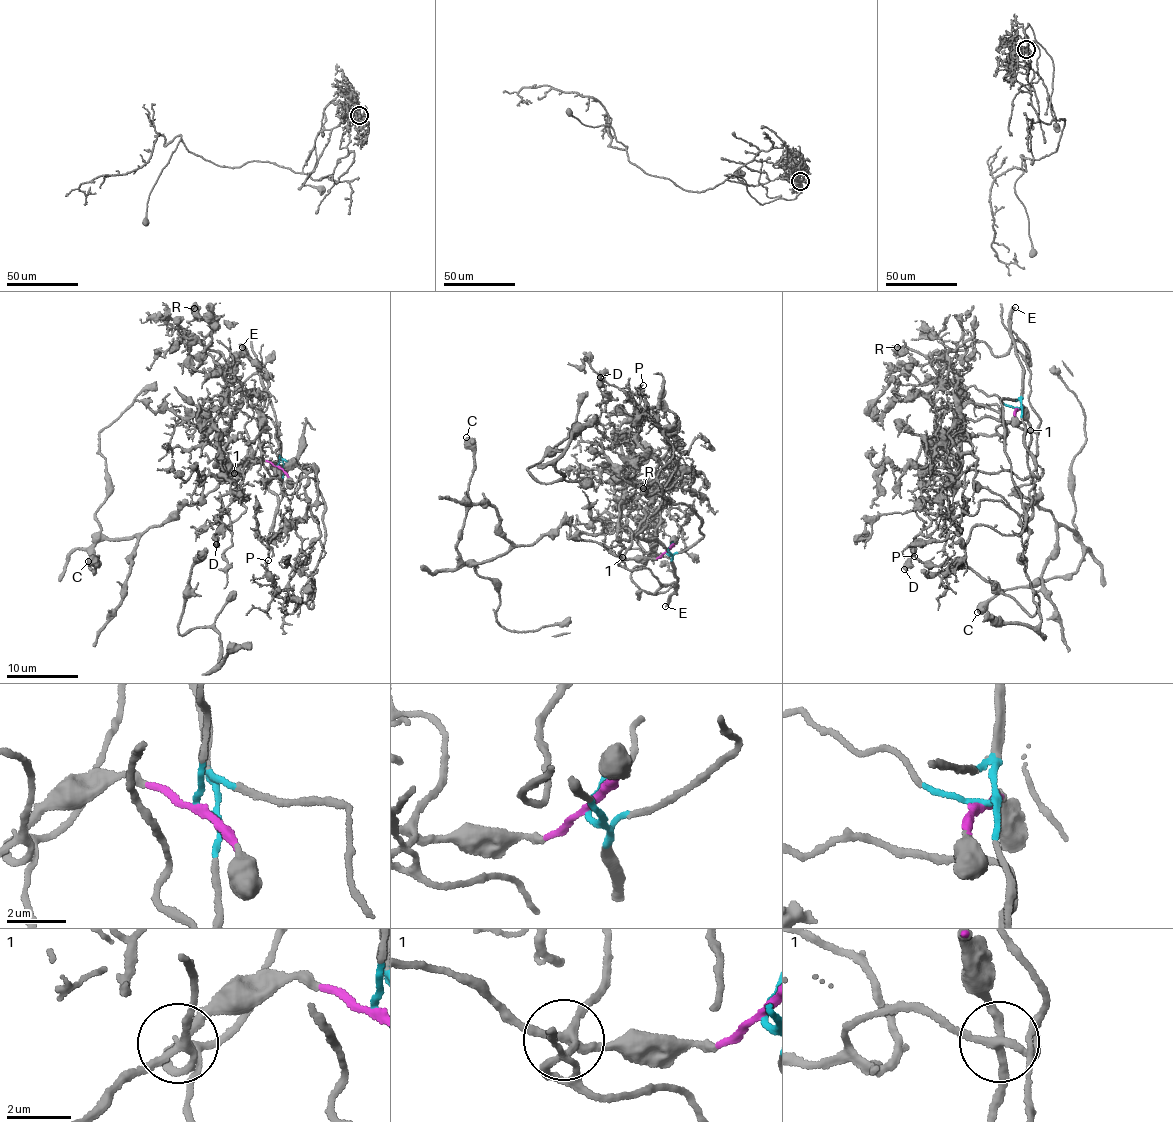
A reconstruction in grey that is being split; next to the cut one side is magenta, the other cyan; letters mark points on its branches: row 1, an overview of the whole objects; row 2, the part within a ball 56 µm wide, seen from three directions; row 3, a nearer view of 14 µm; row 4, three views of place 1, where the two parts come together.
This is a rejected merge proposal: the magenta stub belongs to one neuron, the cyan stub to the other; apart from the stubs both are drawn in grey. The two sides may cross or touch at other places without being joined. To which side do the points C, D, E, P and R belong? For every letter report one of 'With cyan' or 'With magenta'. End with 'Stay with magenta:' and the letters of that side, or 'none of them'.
C: With magenta
D: With cyan
E: With cyan
P: With cyan
R: With cyan
Stay with magenta: C

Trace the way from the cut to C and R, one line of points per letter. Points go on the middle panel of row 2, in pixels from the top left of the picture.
C: (667, 551), (636, 560), (614, 555), (577, 540), (567, 524), (464, 564), (457, 548), (474, 463), (467, 437)
R: (667, 551), (678, 581), (640, 598), (632, 569), (651, 546), (631, 513), (650, 503), (655, 492), (643, 489)

